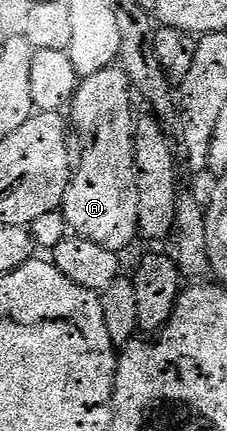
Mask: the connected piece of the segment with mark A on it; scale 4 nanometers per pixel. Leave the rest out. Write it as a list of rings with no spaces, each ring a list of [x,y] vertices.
[[[113,64],[102,72],[87,75],[76,88],[75,101],[80,102],[90,125],[96,129],[92,138],[92,147],[84,154],[80,167],[75,167],[68,183],[68,191],[64,193],[62,215],[77,238],[85,238],[107,250],[124,252],[140,234],[140,177],[136,167],[134,144],[134,117],[132,118],[132,96],[134,89],[127,74],[119,65]]]

